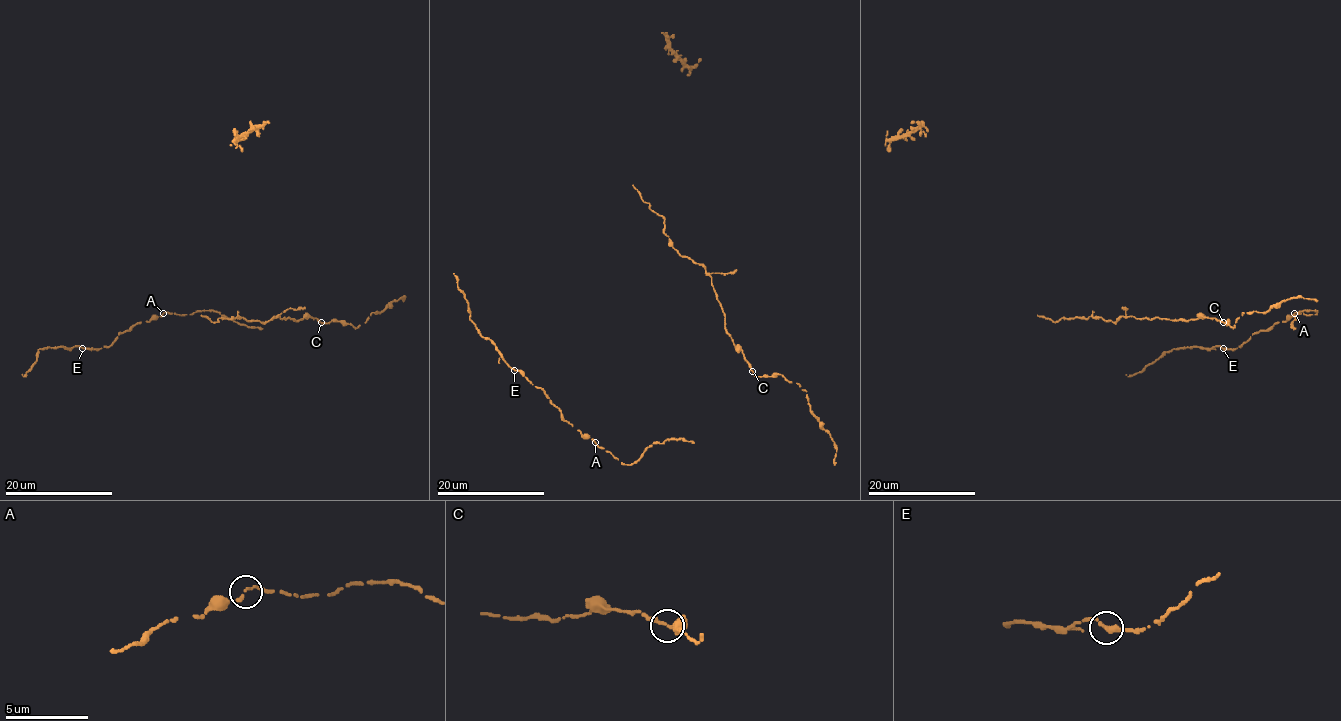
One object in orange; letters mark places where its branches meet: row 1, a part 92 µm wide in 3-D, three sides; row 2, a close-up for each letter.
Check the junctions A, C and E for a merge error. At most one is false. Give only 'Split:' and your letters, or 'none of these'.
Split: none of these

